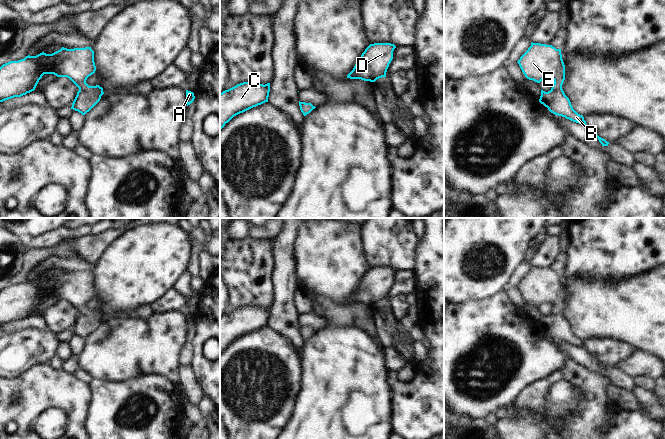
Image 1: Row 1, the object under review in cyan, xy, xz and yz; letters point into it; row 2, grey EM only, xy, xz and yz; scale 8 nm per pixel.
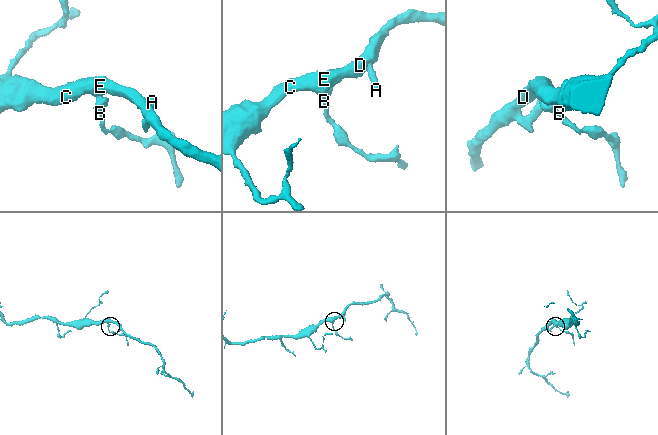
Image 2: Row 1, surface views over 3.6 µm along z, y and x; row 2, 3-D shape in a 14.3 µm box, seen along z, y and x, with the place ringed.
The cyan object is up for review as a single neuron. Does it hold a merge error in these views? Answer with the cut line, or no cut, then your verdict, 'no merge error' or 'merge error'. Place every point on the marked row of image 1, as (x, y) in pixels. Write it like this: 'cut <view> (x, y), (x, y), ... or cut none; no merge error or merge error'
cut none; no merge error

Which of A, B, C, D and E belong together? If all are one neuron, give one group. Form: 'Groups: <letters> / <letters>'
Groups: A B C D E

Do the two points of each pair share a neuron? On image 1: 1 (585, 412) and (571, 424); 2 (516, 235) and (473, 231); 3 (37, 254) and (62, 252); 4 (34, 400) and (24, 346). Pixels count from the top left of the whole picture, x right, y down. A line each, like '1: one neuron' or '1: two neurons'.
1: one neuron
2: one neuron
3: one neuron
4: two neurons

